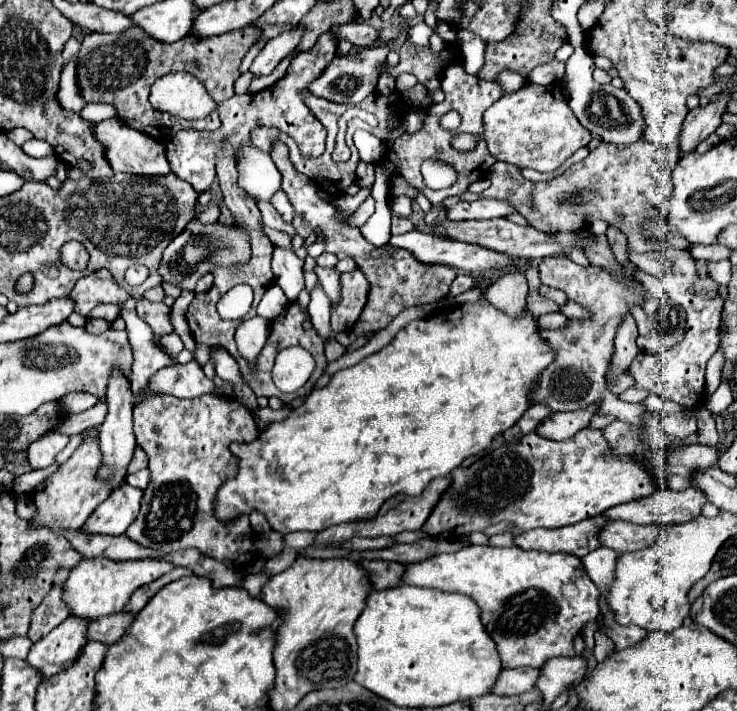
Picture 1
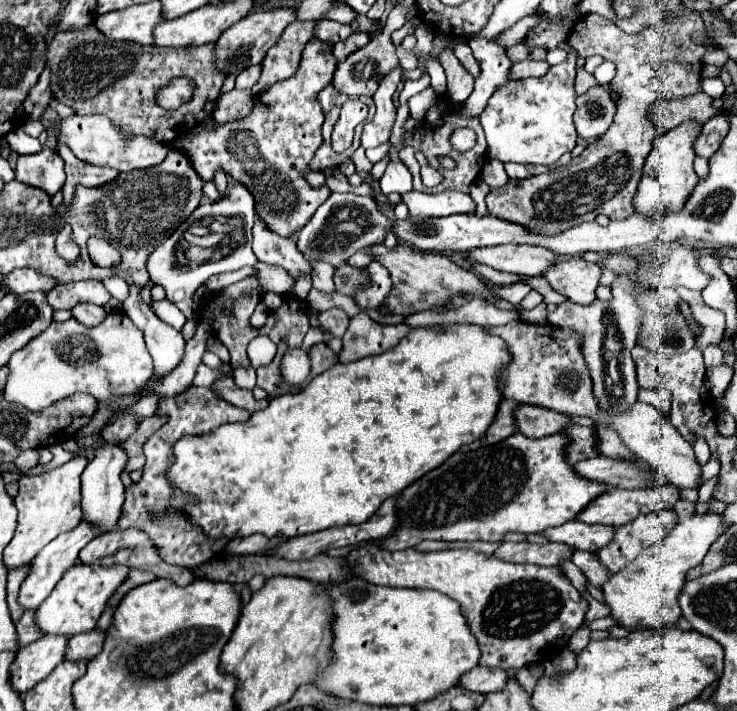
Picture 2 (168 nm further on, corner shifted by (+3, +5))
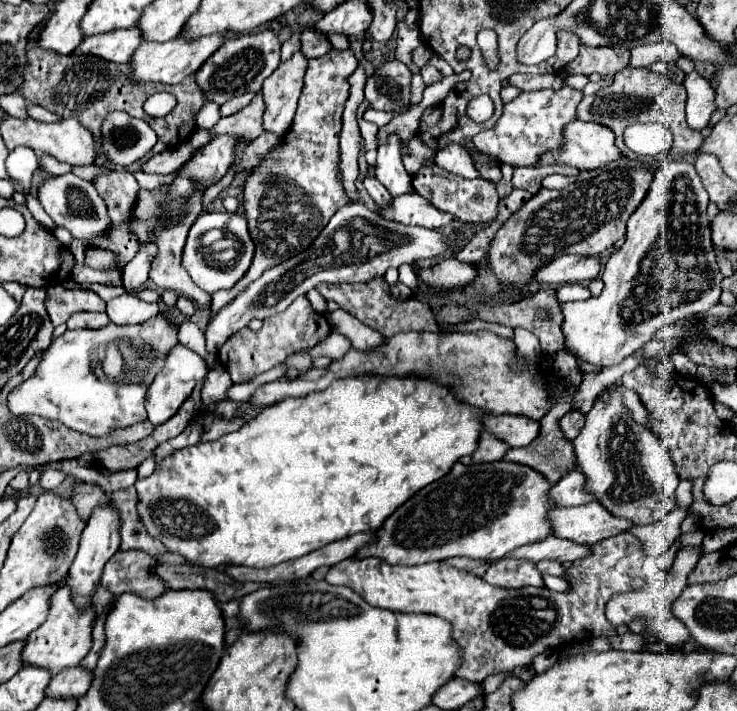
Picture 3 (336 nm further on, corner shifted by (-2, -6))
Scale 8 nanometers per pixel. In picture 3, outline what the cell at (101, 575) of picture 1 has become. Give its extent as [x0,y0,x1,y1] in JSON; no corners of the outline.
[22,586,96,676]

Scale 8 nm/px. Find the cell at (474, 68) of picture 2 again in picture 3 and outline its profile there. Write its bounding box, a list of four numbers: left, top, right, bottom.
[472,84,582,168]

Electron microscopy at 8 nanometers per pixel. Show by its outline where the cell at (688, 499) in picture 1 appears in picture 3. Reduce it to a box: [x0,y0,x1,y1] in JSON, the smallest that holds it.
[550,500,634,546]

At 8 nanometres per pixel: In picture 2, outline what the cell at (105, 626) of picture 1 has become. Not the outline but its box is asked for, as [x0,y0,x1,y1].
[65,633,105,661]

